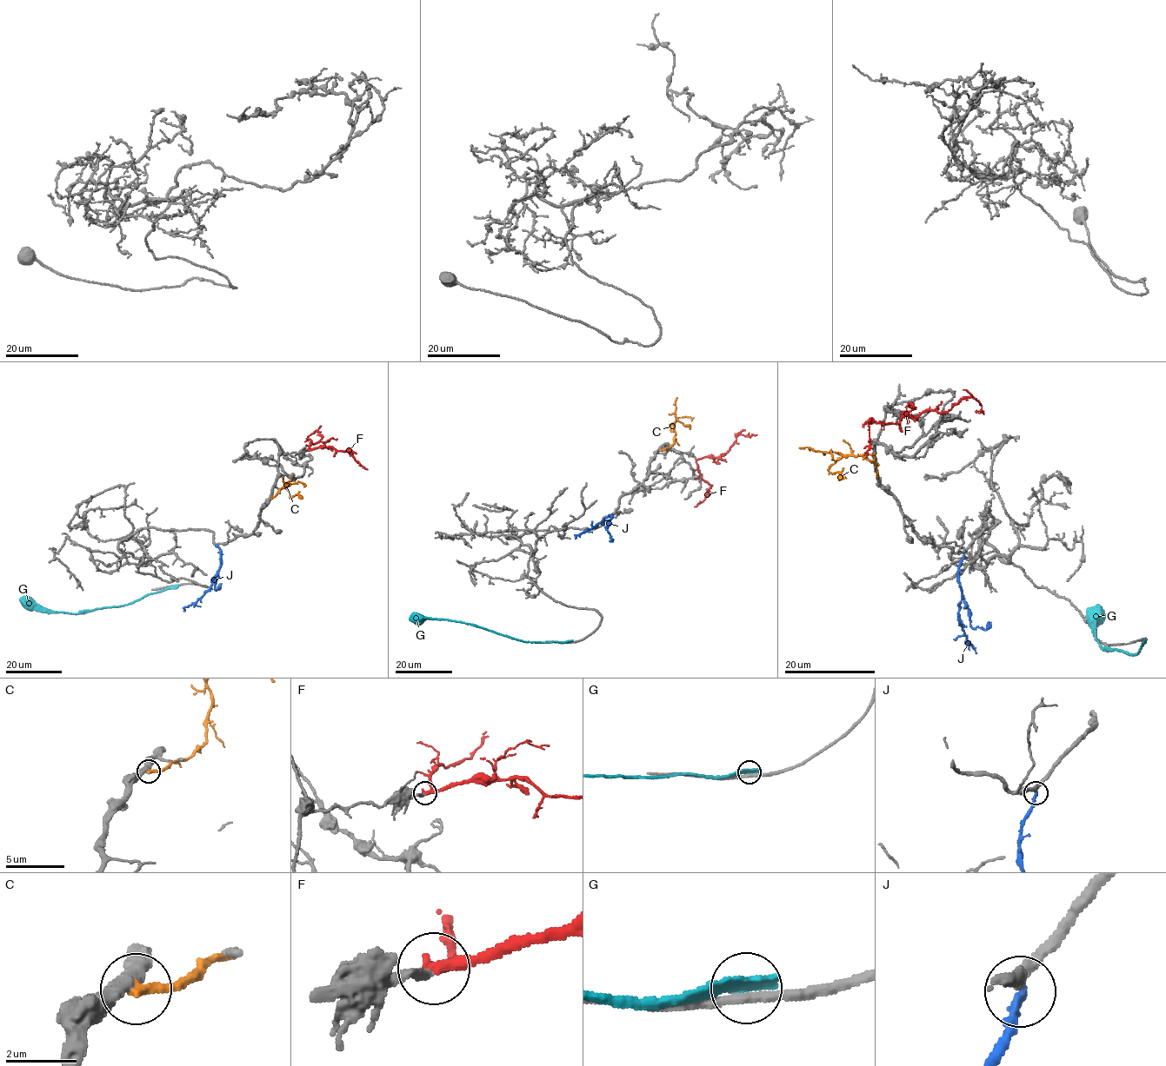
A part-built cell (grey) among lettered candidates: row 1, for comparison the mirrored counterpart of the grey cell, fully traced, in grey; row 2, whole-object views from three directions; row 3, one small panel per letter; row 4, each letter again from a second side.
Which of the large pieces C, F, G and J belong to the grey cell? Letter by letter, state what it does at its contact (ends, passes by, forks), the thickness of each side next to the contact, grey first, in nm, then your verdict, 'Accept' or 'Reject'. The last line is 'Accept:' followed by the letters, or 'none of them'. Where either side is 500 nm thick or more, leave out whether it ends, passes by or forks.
C: It ends there. Thickness 440 nm (grey) against 300 nm. Reject
F: It passes by. Thickness 220 nm (grey) against 240 nm. Reject
G: It ends there. Thickness 240 nm (grey) against 400 nm. Reject
J: It ends there. Thickness 320 nm (grey) against 300 nm. Reject
Accept: none of them

